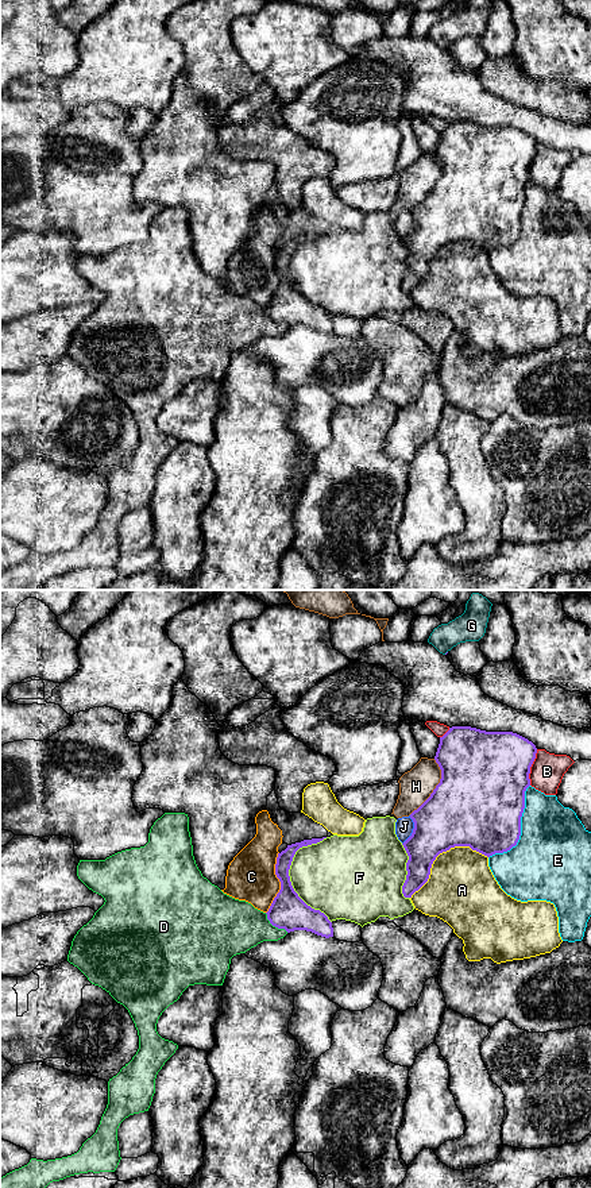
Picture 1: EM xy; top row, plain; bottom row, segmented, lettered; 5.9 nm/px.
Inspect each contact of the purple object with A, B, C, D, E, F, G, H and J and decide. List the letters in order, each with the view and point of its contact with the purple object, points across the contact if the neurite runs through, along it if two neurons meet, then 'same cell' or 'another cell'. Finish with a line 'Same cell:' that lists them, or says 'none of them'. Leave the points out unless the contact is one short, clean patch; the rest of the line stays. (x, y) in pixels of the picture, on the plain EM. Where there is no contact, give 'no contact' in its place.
A: contact xy (441, 247); another cell
B: contact xy (530, 161); another cell
C: contact xy (281, 278); another cell
D: contact xy (274, 320); border xy (265, 308), (273, 320), (288, 327); another cell
E: contact xy (520, 223); another cell
F: contact xy (289, 272); another cell
G: no contact; another cell
H: contact xy (436, 182); another cell
J: contact xy (413, 226); another cell
Same cell: none of them

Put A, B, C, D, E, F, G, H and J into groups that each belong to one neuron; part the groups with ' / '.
A / B C / D / E / F H / G / J

